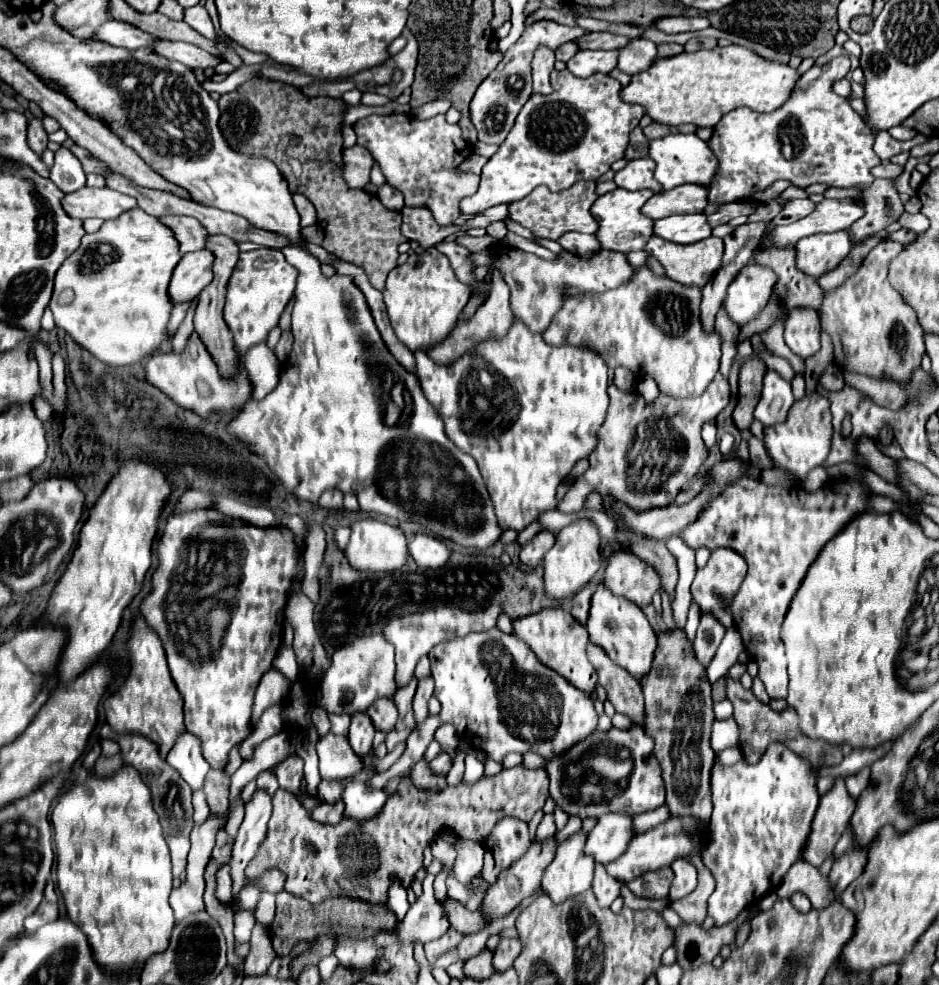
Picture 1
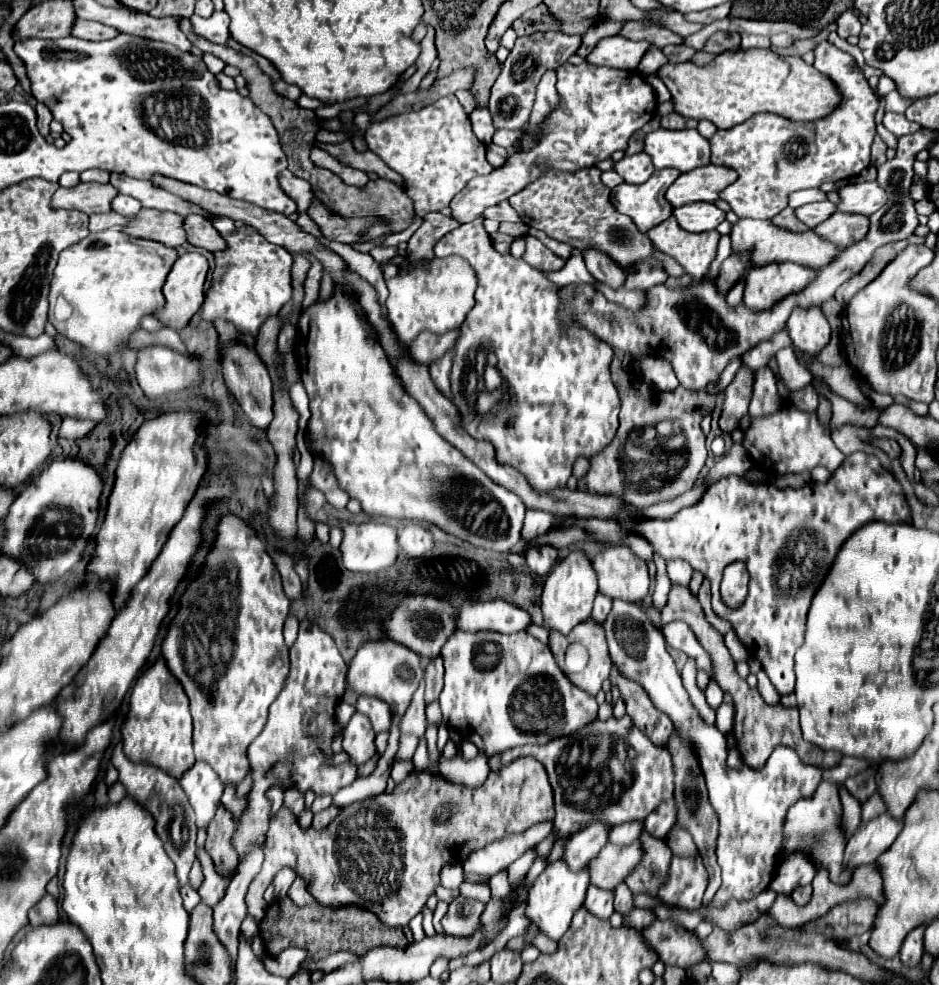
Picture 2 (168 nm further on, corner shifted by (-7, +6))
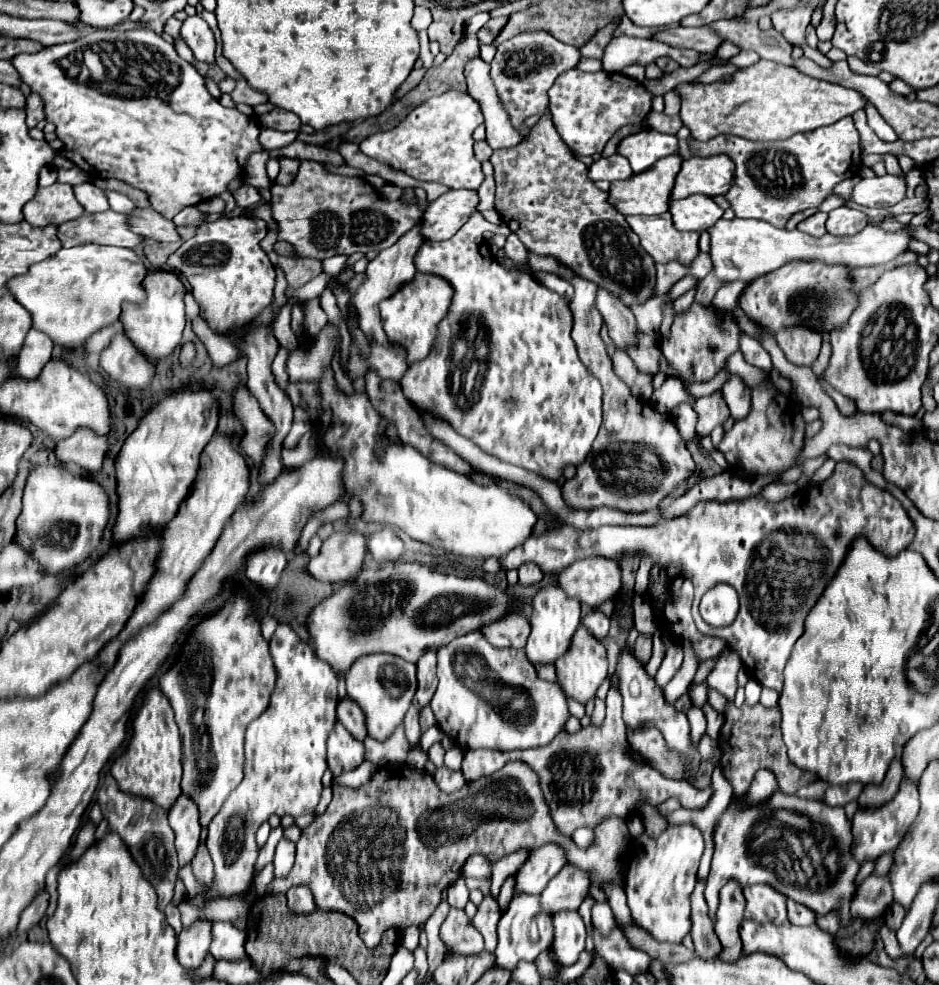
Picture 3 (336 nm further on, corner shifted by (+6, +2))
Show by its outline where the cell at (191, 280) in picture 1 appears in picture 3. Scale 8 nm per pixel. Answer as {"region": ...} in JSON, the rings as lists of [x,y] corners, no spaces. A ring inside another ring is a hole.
{"region":[[[169,270],[149,272],[145,276],[143,286],[147,292],[147,302],[145,304],[129,302],[129,306],[123,306],[121,324],[125,328],[125,336],[137,346],[137,350],[141,350],[141,354],[149,356],[149,360],[157,362],[157,360],[169,356],[181,342],[181,332],[187,324],[185,304],[183,304],[185,286]]]}

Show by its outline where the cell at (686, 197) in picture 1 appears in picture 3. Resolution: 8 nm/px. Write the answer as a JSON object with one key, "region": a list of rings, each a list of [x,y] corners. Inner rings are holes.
{"region":[[[715,154],[709,158],[689,158],[683,162],[681,172],[677,174],[671,200],[687,198],[691,194],[719,196],[727,194],[733,180],[735,164],[729,156]]]}

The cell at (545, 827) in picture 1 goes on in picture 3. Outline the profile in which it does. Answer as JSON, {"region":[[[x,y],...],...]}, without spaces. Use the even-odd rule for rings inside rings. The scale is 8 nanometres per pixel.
{"region":[[[487,896],[483,902],[477,906],[477,914],[471,918],[471,924],[481,932],[485,940],[485,950],[493,952],[497,946],[497,922],[499,922],[499,908],[497,900]]]}

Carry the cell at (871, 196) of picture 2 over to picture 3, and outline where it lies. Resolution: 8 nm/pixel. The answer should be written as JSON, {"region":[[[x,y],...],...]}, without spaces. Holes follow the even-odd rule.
{"region":[[[885,174],[881,178],[863,178],[853,194],[851,200],[859,206],[893,206],[905,198],[907,192],[907,182],[905,176],[893,176]]]}

